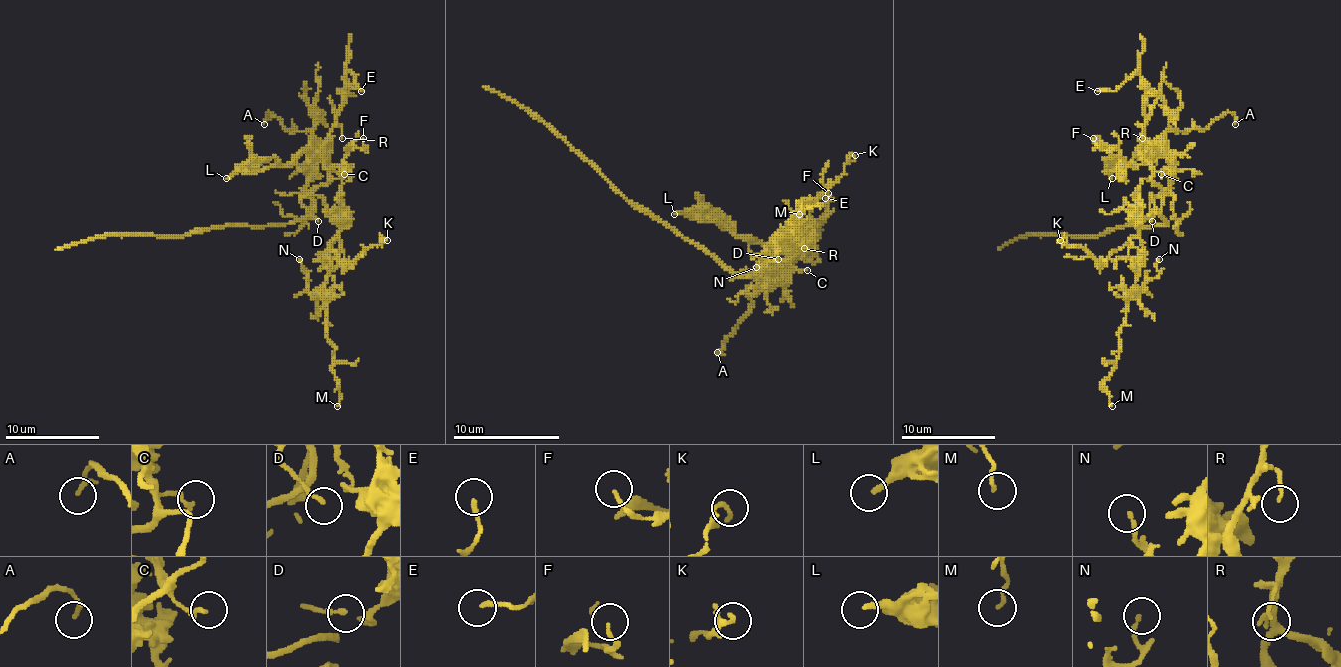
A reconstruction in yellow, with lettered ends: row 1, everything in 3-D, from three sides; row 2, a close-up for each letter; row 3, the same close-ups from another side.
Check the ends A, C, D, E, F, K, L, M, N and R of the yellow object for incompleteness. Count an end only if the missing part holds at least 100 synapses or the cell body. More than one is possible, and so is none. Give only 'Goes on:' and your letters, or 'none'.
Goes on: none

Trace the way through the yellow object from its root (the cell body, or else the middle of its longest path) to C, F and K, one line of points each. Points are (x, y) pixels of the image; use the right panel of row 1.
C: (1161, 216), (1164, 193), (1152, 181), (1157, 171), (1161, 174)
F: (1161, 216), (1164, 193), (1152, 169), (1145, 162), (1135, 169), (1123, 164), (1116, 148), (1102, 150), (1093, 138)
K: (1161, 216), (1164, 195), (1152, 195), (1154, 212), (1135, 235), (1102, 261), (1060, 240)

